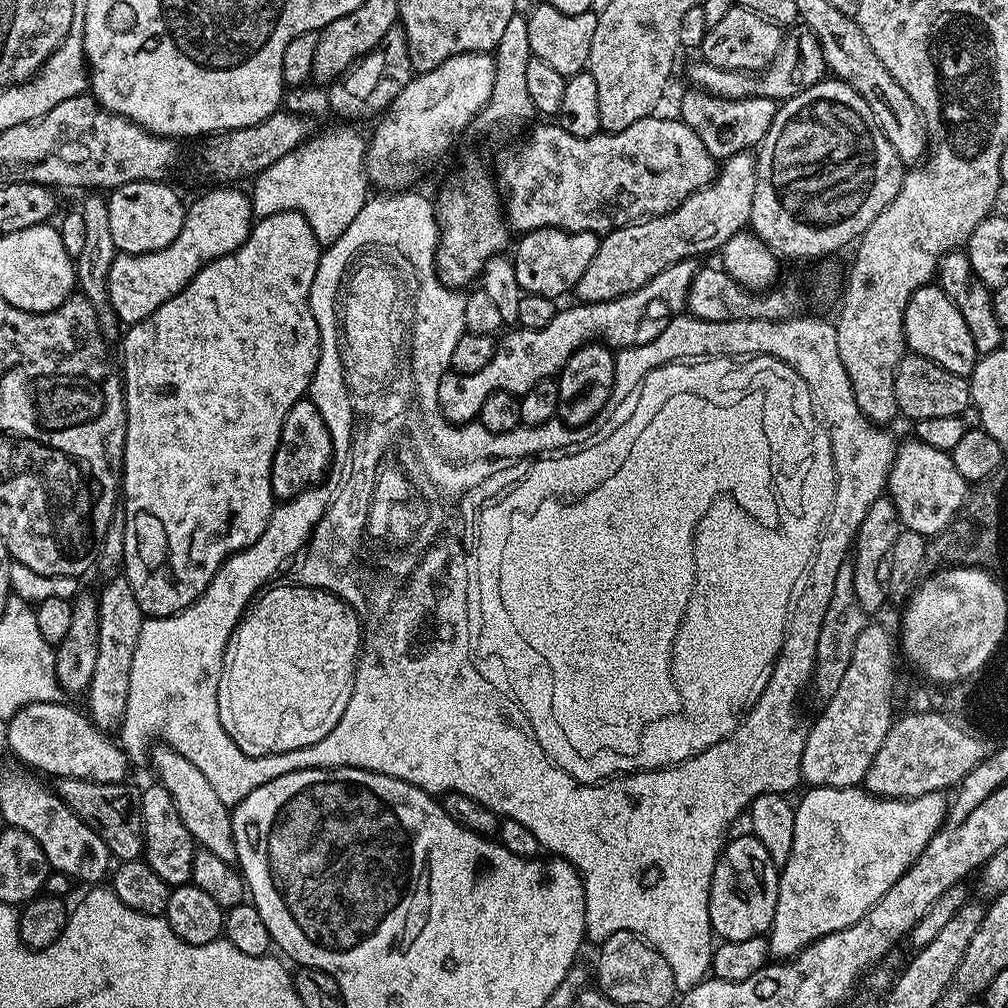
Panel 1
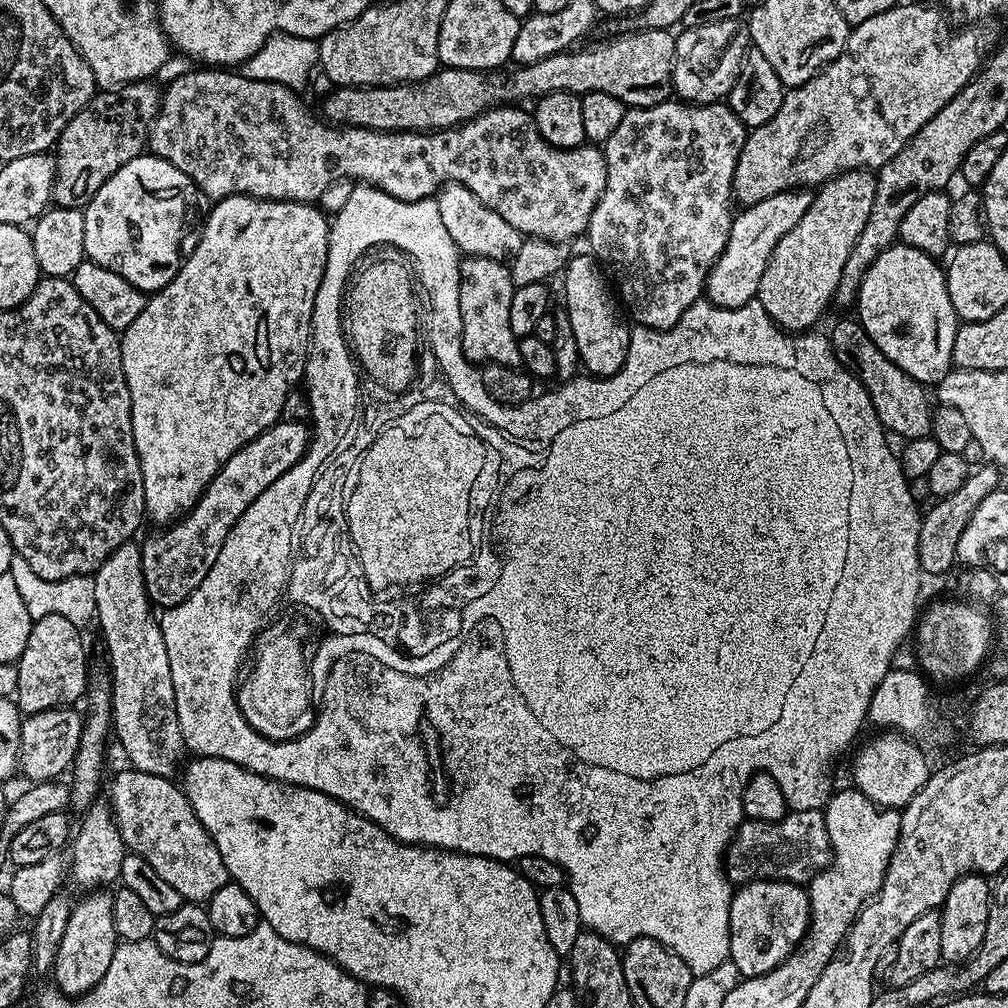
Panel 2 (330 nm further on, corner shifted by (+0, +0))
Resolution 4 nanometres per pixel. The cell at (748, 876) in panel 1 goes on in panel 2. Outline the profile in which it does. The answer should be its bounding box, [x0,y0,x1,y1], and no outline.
[730,880,809,978]

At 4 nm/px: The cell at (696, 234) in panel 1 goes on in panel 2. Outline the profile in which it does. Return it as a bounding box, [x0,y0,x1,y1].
[732,2,998,206]

